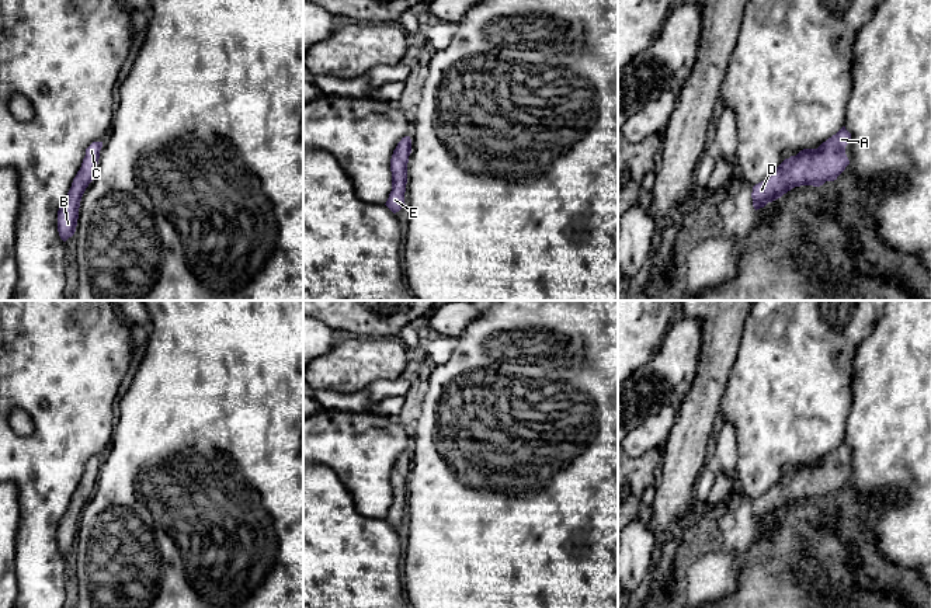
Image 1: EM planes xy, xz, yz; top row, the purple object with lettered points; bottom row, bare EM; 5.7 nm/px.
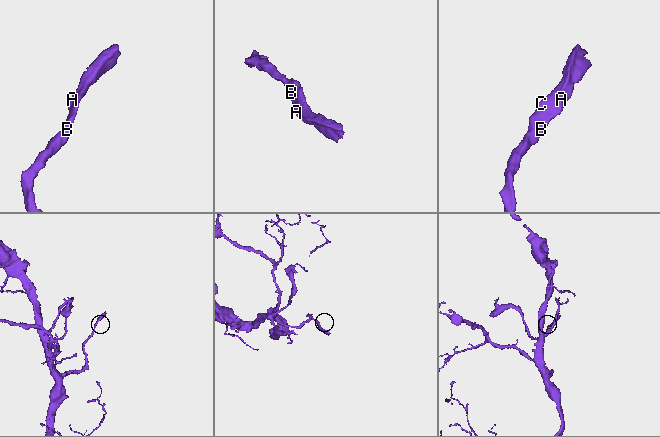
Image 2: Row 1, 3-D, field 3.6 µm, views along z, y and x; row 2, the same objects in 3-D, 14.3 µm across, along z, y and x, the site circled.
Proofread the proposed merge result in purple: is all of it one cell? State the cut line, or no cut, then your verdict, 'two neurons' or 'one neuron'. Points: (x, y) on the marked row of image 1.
cut none; one neuron

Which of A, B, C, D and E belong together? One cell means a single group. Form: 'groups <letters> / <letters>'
groups A B C D E

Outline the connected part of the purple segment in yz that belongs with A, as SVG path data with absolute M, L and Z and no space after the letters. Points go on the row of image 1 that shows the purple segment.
M843 126L836 135L817 149L803 149L796 156L785 159L764 181L753 187L754 209L781 198L795 187L820 187L834 181L850 164L845 146L851 143L851 133Z

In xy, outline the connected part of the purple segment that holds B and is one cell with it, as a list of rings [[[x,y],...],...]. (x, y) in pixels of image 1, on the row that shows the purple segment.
[[[93,142],[86,149],[86,156],[83,159],[81,167],[77,171],[76,177],[73,178],[72,187],[66,198],[59,206],[58,232],[63,242],[72,237],[76,232],[80,201],[86,188],[94,178],[101,147],[103,142]]]

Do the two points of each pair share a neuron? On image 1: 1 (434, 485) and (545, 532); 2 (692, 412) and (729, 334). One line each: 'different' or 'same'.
1: same
2: same

